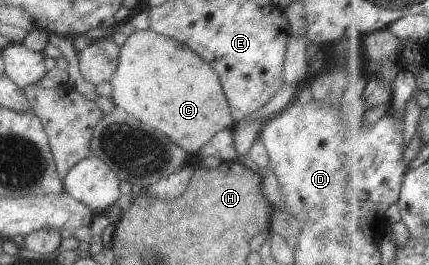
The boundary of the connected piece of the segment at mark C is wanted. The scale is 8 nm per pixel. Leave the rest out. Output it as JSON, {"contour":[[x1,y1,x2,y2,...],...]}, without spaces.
{"contour":[[134,30,126,37,121,47,110,37,92,40,91,44,77,52,78,69,85,81,91,85,108,82,111,85,110,99,117,107,123,107,137,121,160,131,169,141,179,145,190,156,199,151,199,155,217,157,223,162,235,162,235,148,232,128,235,124,230,115,219,78,210,65,207,65,189,47,171,39,147,30]]}

